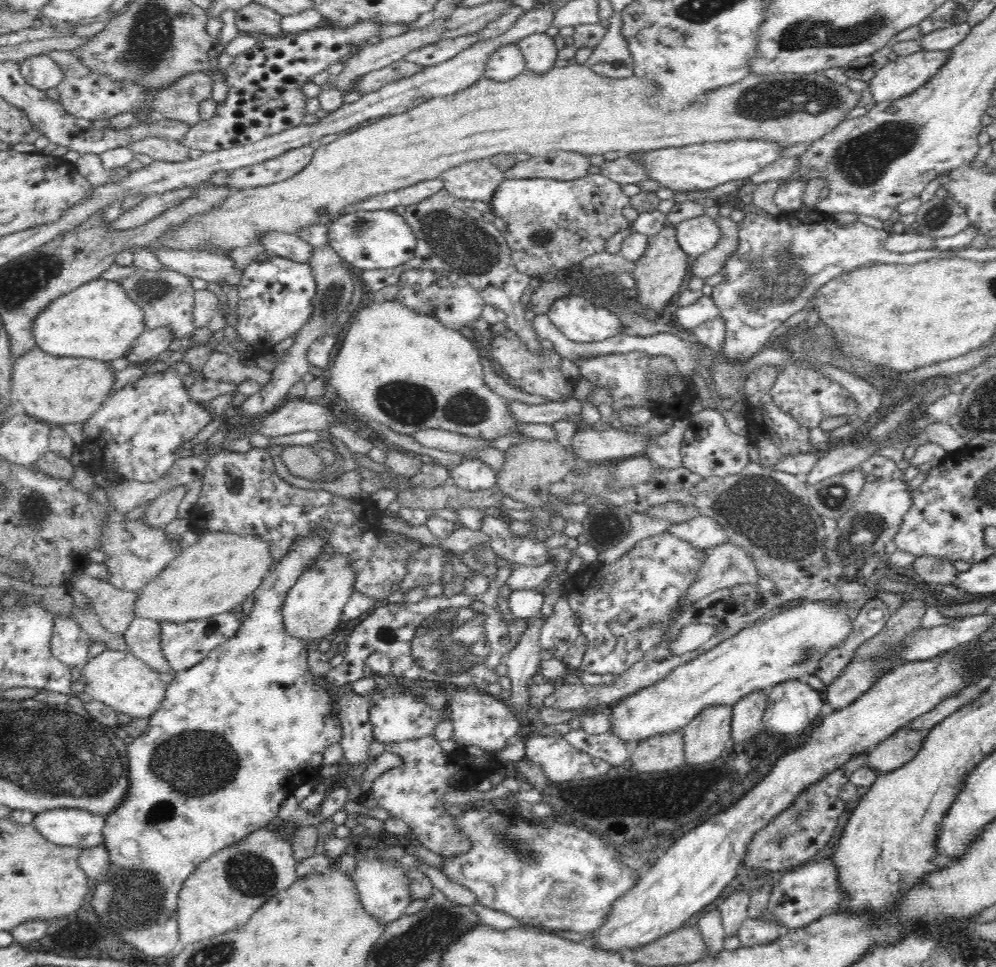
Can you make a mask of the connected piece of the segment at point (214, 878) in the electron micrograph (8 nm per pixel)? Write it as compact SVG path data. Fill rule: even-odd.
M267 827L259 828L251 832L241 842L223 848L215 852L208 860L205 860L184 881L177 900L177 919L180 922L180 942L178 948L182 950L188 944L194 944L198 940L206 940L212 936L220 936L236 926L246 924L246 920L272 896L278 892L290 888L297 880L296 861L292 857L292 840L289 840L289 832L283 834L279 830L270 830Z

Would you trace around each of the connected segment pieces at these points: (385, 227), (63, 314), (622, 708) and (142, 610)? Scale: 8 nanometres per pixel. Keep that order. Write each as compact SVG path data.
M393 210L348 212L329 224L327 242L352 270L388 270L409 263L415 256L416 235L403 215Z
M102 277L88 281L50 303L31 326L35 346L52 356L80 356L110 362L122 358L144 331L143 310L134 304L119 281Z
M819 598L816 601L805 600L796 608L758 620L752 623L750 628L744 628L734 636L723 640L712 650L673 668L666 678L641 688L608 707L607 713L611 717L609 731L619 736L623 742L634 740L640 742L651 736L683 730L704 708L722 704L733 707L740 698L748 696L751 692L768 691L787 680L800 680L804 675L812 675L819 667L820 659L824 658L831 648L838 646L852 632L852 627L853 620L848 619L847 606L844 602L836 607L836 603Z
M206 532L195 544L183 545L183 551L158 576L140 588L134 617L183 623L232 612L274 569L272 551L260 536Z

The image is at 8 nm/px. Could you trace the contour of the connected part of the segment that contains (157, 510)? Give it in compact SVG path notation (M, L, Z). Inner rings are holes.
M190 485L178 486L152 501L140 519L151 528L166 528L174 519L179 518L177 512L182 500L186 497Z

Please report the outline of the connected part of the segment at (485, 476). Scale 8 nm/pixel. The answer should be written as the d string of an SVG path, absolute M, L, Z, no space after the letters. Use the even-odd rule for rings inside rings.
M463 460L459 466L456 466L454 470L450 470L450 482L456 484L456 487L463 490L478 491L491 488L497 485L497 472L494 472L488 464L482 462L482 460Z

